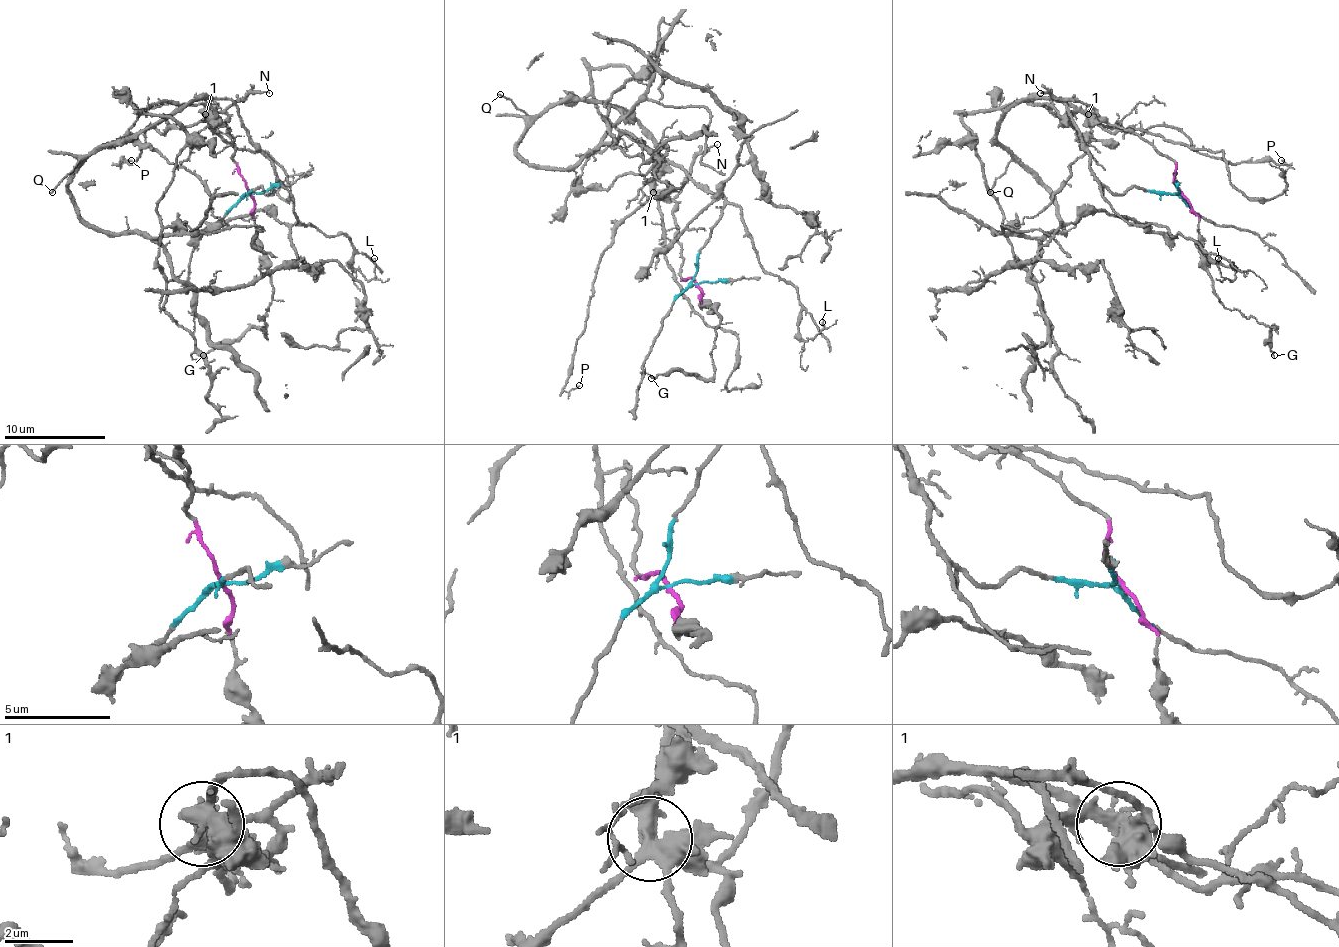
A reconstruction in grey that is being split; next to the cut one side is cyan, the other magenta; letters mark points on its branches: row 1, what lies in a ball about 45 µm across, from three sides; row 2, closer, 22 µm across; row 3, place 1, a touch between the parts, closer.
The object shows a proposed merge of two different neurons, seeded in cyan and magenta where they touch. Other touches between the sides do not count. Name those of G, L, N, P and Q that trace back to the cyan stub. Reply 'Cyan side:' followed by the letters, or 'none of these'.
Cyan side: L, P, Q

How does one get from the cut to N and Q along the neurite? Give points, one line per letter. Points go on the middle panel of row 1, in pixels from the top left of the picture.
N: (696, 283), (681, 275), (681, 242), (673, 214), (673, 199), (681, 189), (691, 161), (716, 144)
Q: (696, 283), (696, 255), (724, 202), (719, 194), (661, 154), (620, 108), (585, 101), (529, 116), (499, 93)

